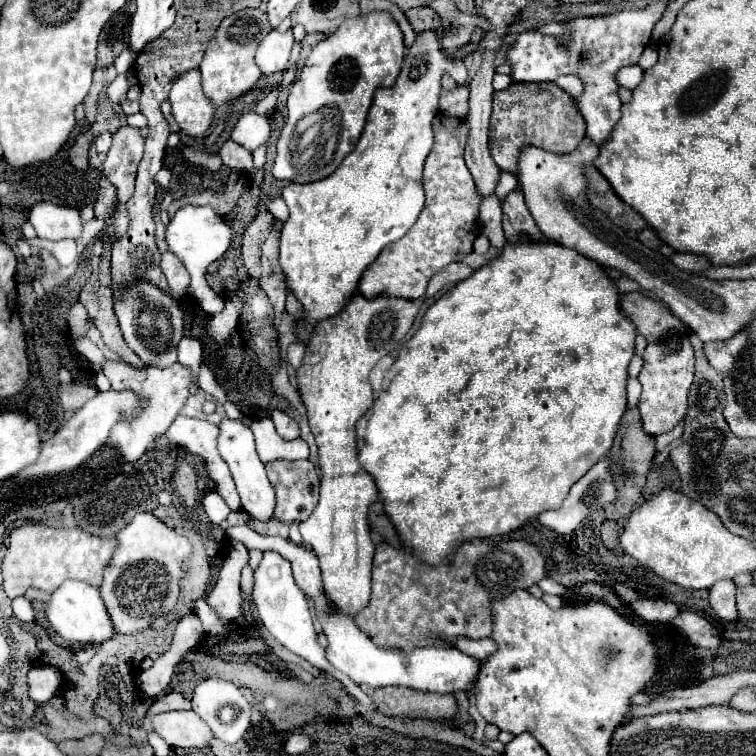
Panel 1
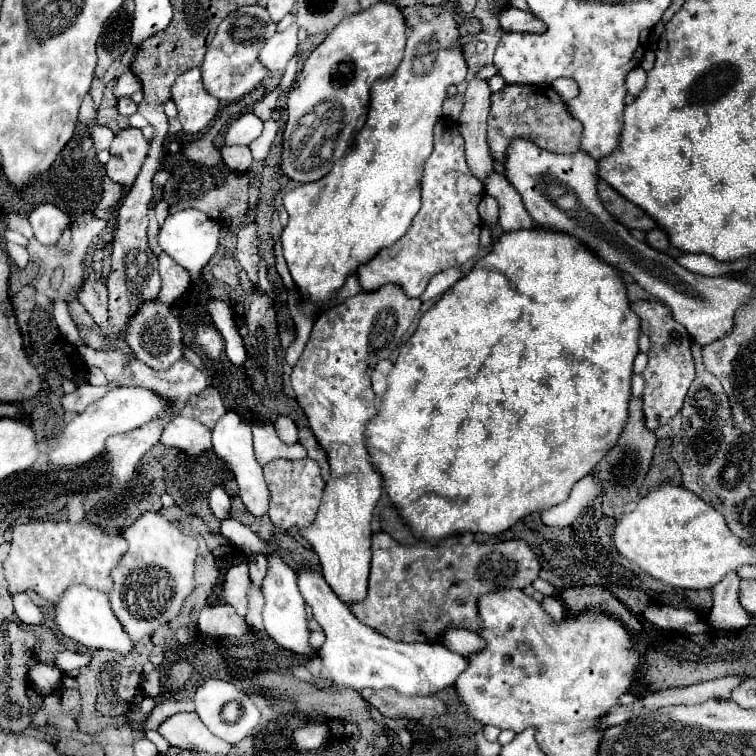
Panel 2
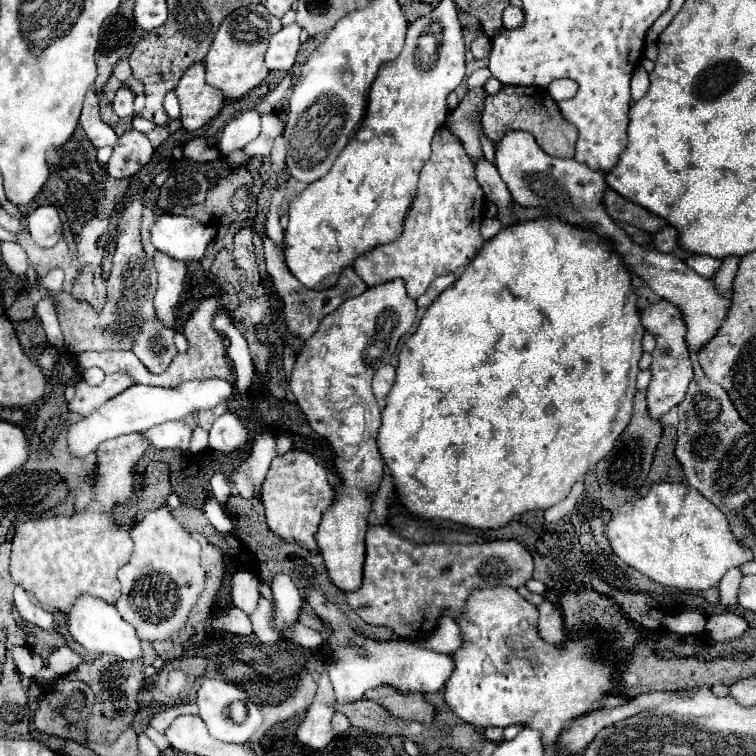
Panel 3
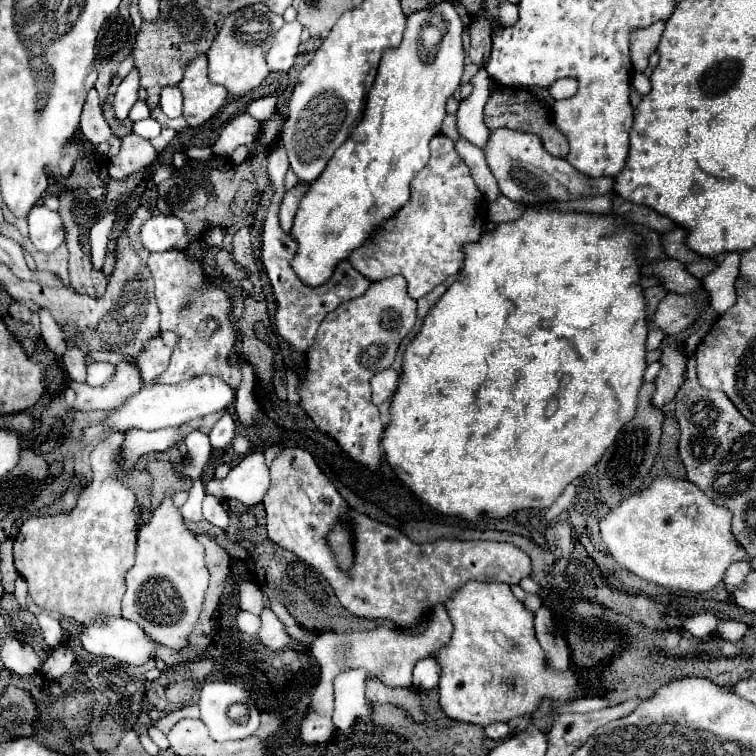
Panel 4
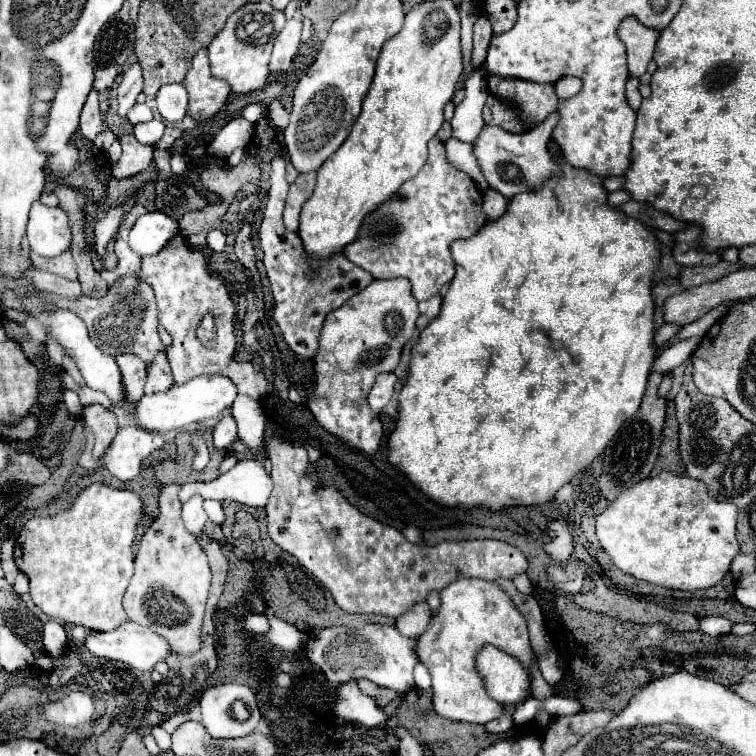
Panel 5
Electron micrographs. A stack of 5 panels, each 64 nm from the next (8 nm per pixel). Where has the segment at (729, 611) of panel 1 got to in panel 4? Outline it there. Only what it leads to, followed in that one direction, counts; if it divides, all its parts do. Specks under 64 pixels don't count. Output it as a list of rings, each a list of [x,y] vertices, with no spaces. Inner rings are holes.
[[[738,560],[738,562],[734,562],[734,564],[728,568],[726,576],[724,576],[724,582],[726,582],[728,592],[734,592],[736,586],[740,584],[740,580],[744,580],[744,576],[748,576],[750,572],[752,572],[750,560]],[[722,620],[722,624],[718,626],[718,630],[714,632],[714,636],[724,638],[724,640],[740,640],[744,634],[748,632],[748,626],[744,622],[734,622],[734,620]]]

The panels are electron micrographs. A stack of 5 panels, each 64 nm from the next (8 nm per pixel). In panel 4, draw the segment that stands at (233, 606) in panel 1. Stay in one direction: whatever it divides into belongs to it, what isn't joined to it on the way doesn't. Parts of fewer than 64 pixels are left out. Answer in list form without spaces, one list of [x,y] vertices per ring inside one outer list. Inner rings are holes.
[[[240,582],[238,584],[238,594],[240,594],[240,608],[248,610],[252,614],[260,614],[264,608],[264,596],[260,588],[252,582]]]

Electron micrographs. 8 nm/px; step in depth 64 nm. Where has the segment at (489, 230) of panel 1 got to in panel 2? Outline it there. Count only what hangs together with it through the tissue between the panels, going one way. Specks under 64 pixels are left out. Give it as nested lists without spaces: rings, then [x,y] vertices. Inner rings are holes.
[[[486,196],[480,202],[480,216],[482,216],[484,224],[492,224],[494,226],[492,234],[496,238],[496,234],[498,234],[498,202],[492,196]]]

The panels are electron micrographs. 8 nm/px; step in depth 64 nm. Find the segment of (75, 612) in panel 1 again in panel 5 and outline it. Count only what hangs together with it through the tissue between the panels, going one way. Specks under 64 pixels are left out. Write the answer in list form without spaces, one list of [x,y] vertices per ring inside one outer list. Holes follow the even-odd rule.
[[[128,622],[112,632],[92,632],[86,638],[86,648],[98,656],[98,658],[108,658],[108,660],[120,660],[124,664],[130,664],[132,668],[140,670],[140,672],[152,672],[158,664],[166,662],[168,656],[172,654],[170,644],[166,642],[166,638],[162,638],[160,634],[152,632],[150,628],[144,628],[140,624]]]

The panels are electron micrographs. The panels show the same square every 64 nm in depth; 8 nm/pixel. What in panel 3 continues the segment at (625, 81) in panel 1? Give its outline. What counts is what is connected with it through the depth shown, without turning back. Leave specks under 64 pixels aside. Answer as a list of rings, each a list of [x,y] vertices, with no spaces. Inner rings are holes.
[[[638,66],[638,68],[634,70],[634,76],[632,76],[632,98],[634,98],[634,100],[642,98],[642,96],[648,92],[648,88],[650,88],[648,74],[646,74],[646,70],[644,70],[642,66]]]

